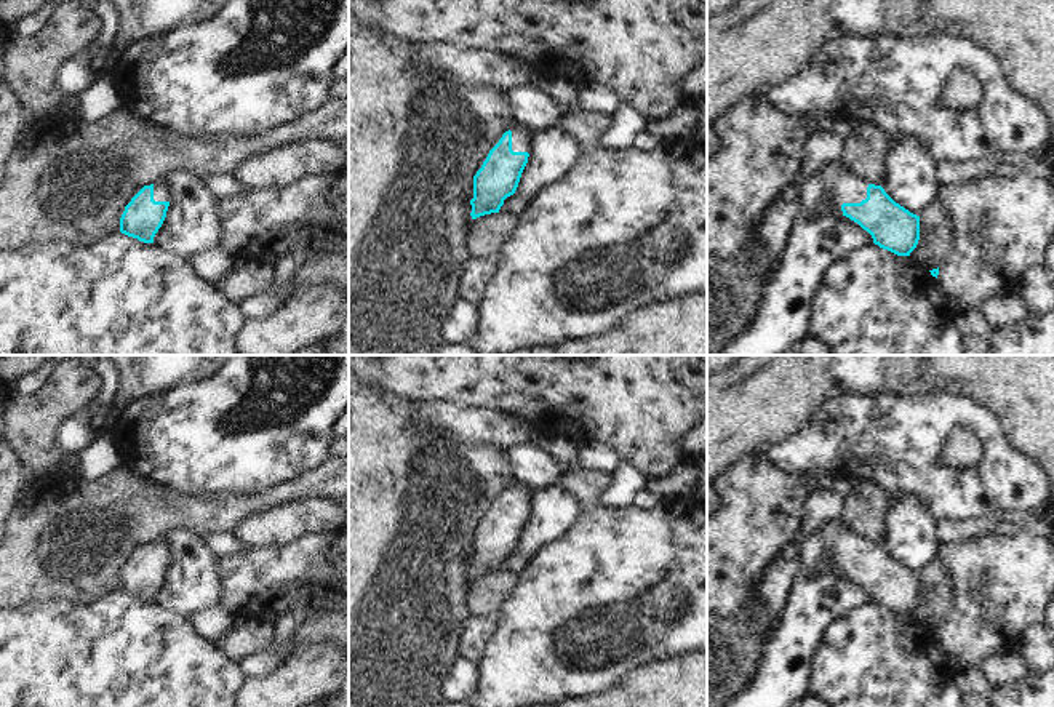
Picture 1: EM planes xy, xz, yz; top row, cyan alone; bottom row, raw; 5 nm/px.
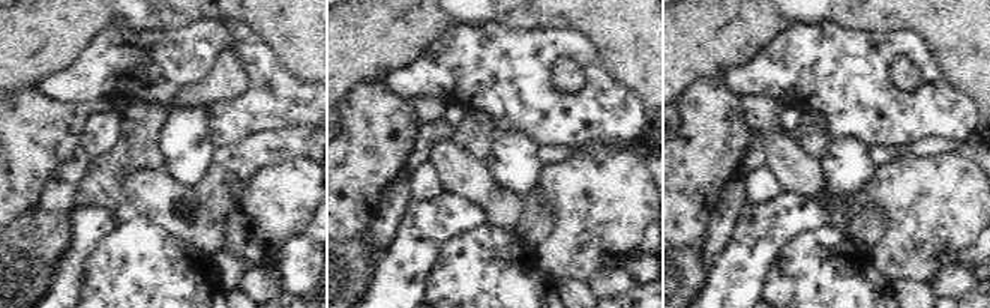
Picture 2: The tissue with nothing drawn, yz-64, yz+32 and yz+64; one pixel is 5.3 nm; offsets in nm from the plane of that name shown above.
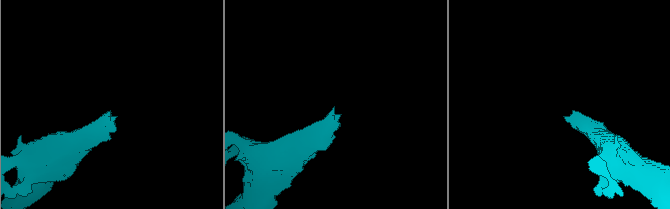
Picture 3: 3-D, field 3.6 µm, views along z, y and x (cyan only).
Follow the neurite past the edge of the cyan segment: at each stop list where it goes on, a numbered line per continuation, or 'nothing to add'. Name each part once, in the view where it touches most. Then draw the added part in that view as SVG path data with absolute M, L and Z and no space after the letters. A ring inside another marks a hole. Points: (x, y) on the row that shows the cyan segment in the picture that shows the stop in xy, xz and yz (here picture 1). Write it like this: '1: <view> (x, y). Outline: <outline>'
1: yz (842, 186). Outline: M841 162L825 165L819 176L825 192L840 211L843 203L860 203L867 198L870 182L857 179Z

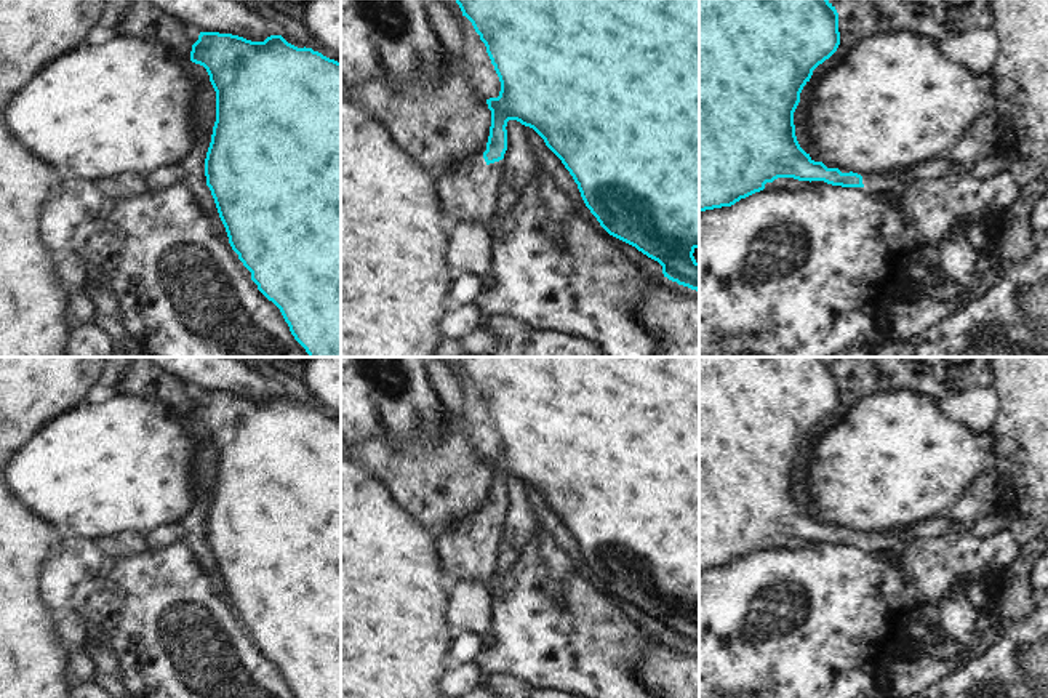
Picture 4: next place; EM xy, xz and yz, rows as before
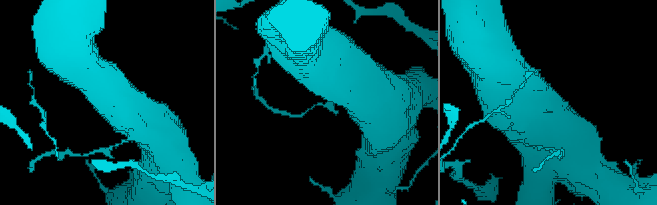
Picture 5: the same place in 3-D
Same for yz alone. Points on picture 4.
1: yz (880, 186). Outline: M885 171L882 174L862 174L862 184L867 195L896 202L910 183L896 181L890 176L890 171Z

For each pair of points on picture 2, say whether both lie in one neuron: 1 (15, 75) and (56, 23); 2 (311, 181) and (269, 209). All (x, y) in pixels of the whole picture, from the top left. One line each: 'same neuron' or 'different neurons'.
1: same neuron
2: same neuron

